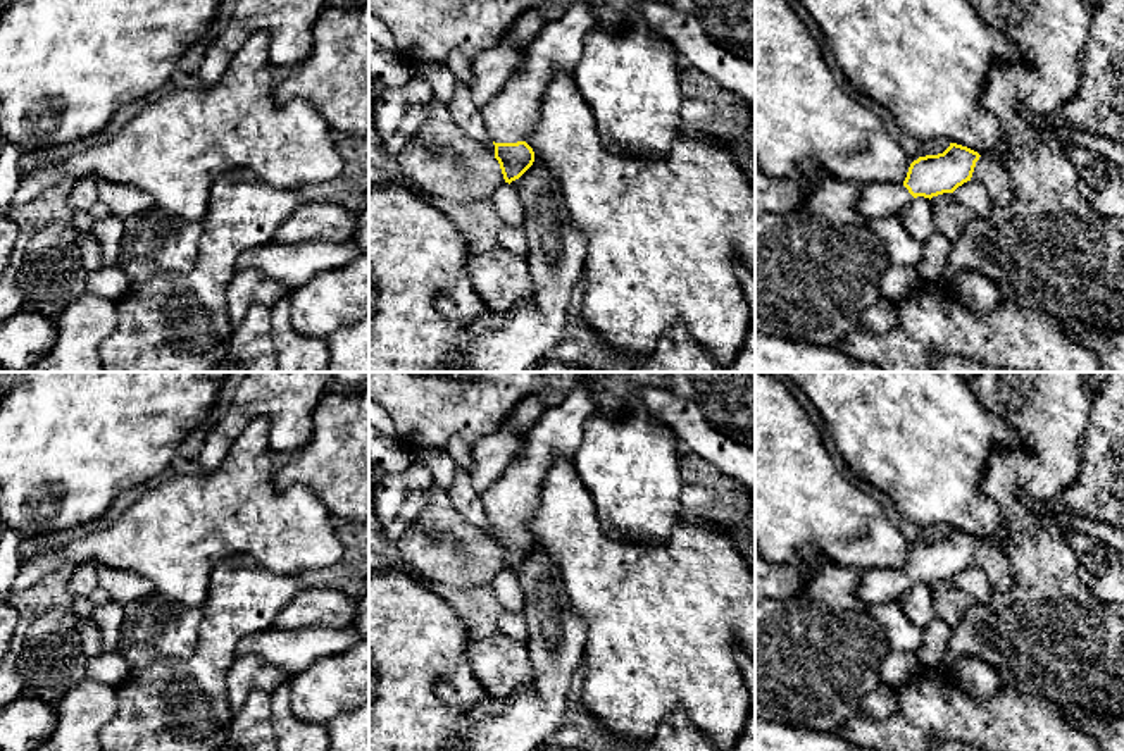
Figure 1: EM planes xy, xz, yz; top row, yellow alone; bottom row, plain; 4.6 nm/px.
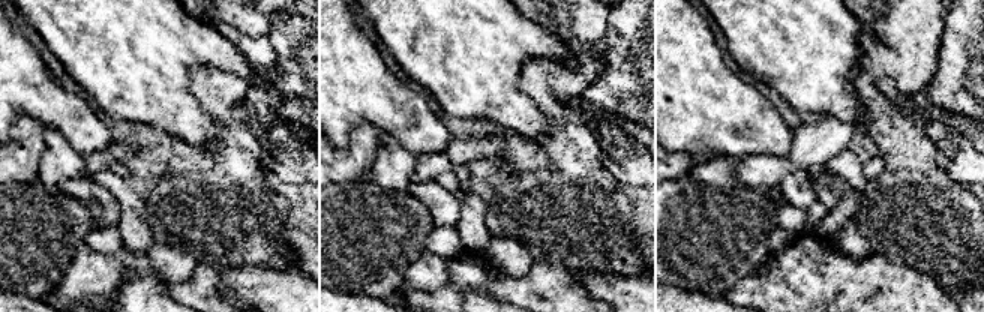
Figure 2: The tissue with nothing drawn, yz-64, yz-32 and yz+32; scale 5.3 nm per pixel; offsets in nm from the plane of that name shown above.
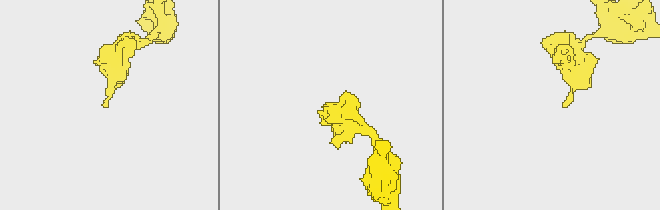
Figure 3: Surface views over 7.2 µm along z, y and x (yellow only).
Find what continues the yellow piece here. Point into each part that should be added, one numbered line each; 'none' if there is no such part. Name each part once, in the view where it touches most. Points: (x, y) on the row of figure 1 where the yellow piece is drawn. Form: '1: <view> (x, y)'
1: xz (512, 112)

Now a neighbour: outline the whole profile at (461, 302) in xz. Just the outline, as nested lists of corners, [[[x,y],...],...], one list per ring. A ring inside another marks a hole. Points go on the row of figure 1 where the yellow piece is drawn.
[[[465,270],[460,272],[453,286],[438,296],[436,308],[462,324],[476,322],[481,315],[488,312],[488,307],[476,293]]]

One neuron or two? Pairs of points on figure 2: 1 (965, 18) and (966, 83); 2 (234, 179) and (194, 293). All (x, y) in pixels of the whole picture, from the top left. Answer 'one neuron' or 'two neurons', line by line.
1: one neuron
2: two neurons

